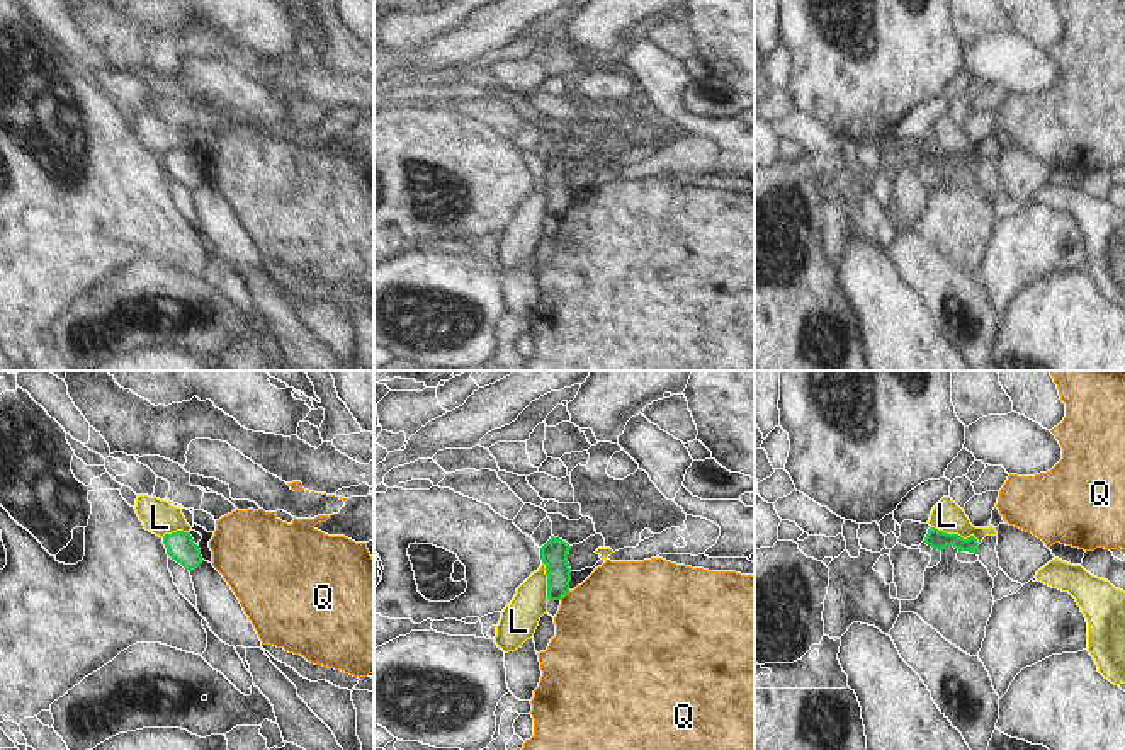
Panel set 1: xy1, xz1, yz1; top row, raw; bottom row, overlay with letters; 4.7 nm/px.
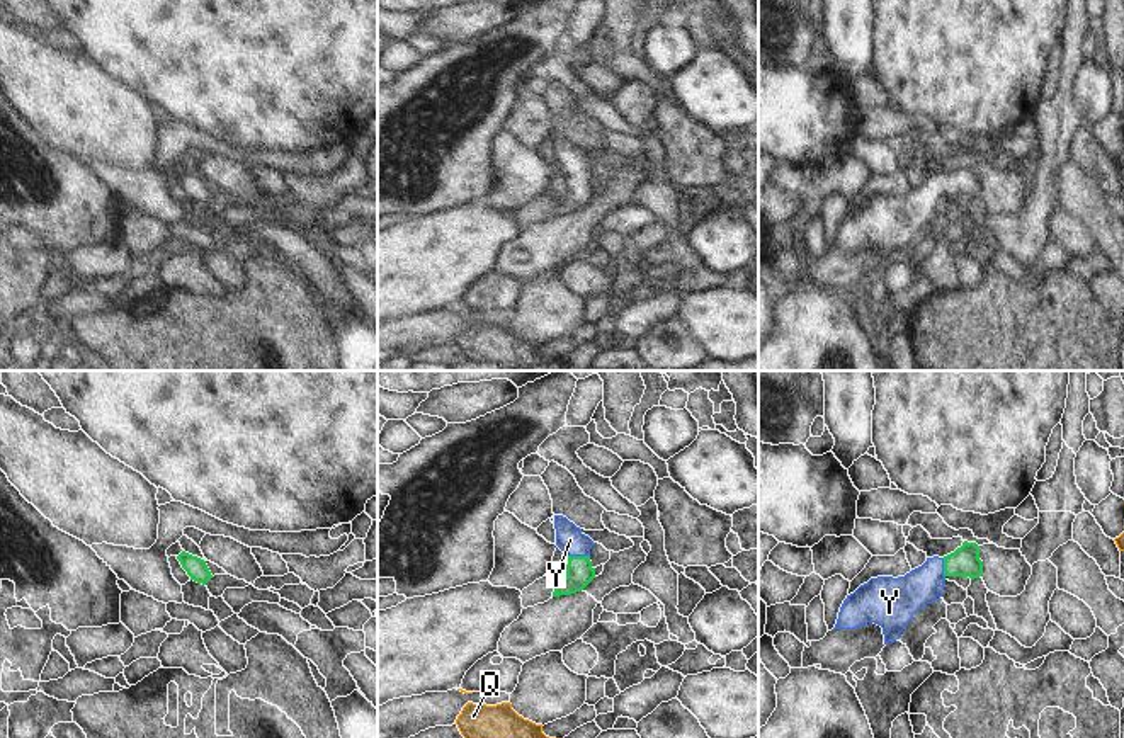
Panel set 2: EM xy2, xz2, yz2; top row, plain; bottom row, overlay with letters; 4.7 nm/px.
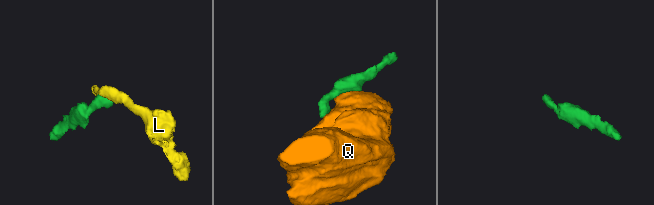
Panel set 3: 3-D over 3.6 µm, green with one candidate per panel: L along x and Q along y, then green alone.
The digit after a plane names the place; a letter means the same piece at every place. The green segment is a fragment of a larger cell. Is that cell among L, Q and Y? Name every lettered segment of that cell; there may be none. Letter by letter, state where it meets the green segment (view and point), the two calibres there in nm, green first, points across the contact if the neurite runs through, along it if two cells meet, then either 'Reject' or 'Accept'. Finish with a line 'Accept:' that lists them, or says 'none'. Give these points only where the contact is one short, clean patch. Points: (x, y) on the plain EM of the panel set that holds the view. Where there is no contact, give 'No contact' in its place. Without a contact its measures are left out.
L: Touches green at yz1 (955, 153). Thickness 90 nm (green) against 150 nm. Boundary: yz1 (932, 145), (964, 157), (972, 155), (979, 162). Reject
Q: Touches green at xz1 (565, 213). Thickness 130 nm (green) against 480 nm. Reject
Y: Touches green at xz2 (579, 175). Thickness 130 nm (green) against 130 nm. Path across: xz2 (579, 189), (579, 175), (570, 158). Accept
Accept: Y.

